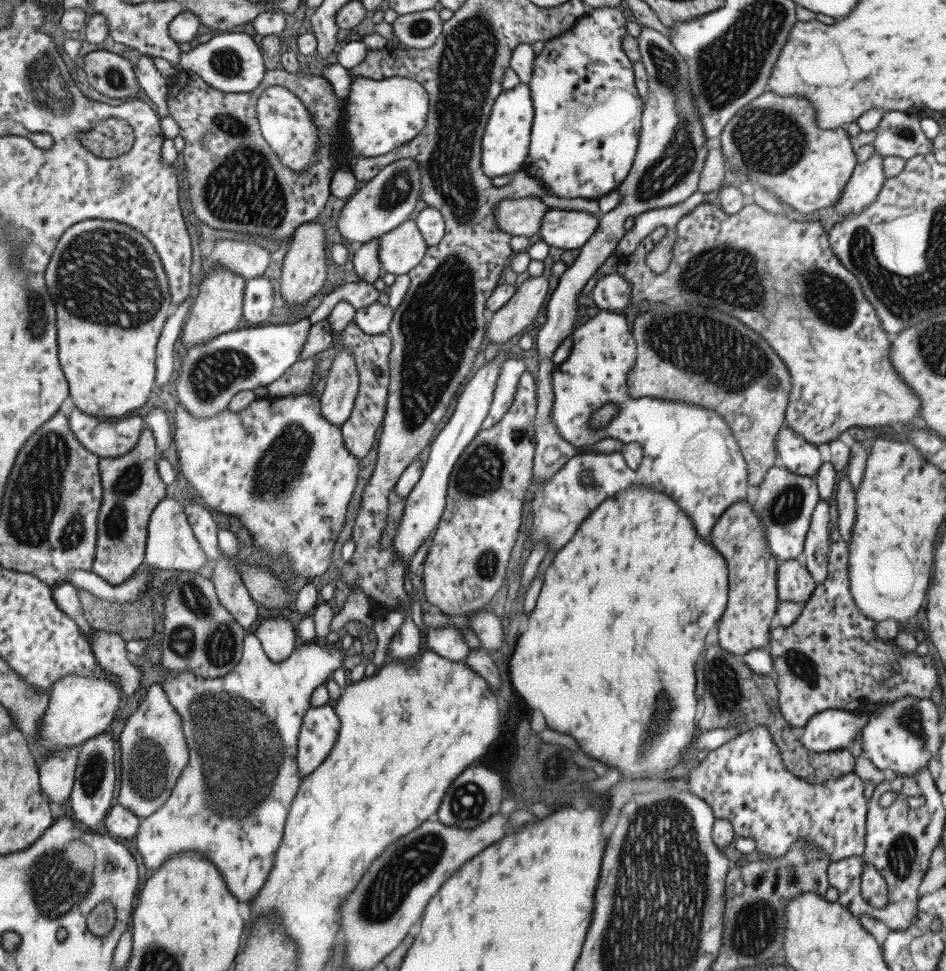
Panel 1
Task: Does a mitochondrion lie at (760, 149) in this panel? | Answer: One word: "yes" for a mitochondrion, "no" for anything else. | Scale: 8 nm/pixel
yes

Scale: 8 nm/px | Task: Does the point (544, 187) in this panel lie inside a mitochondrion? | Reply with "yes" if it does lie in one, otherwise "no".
no

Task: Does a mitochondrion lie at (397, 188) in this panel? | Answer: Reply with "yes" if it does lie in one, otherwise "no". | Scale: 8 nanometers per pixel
yes

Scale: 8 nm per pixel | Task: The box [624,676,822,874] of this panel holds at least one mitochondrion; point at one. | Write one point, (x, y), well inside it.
(664, 708)

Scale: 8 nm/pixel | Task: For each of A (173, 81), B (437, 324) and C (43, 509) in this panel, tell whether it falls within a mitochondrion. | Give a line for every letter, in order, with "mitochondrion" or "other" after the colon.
A: other
B: mitochondrion
C: mitochondrion

